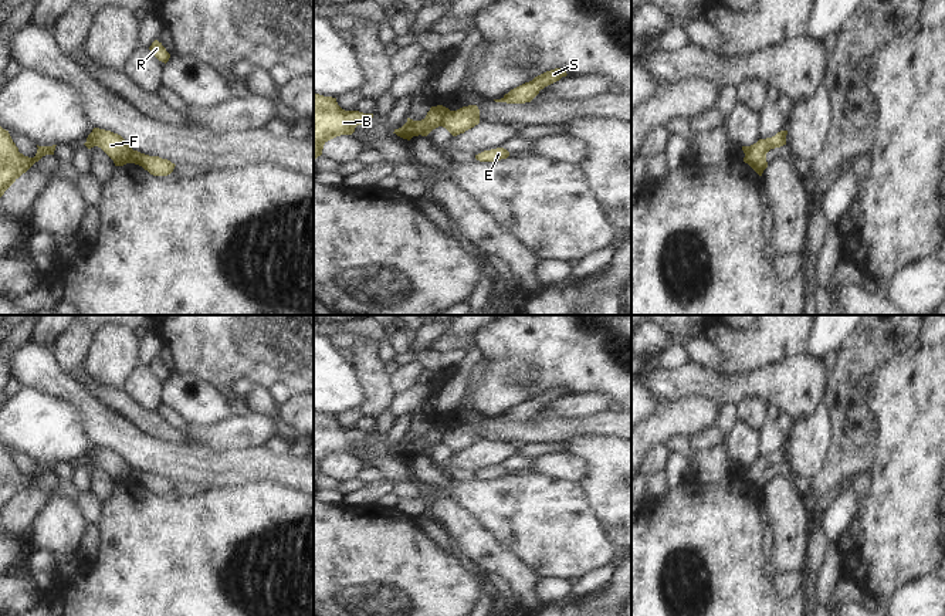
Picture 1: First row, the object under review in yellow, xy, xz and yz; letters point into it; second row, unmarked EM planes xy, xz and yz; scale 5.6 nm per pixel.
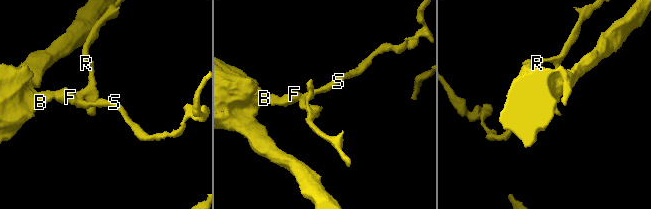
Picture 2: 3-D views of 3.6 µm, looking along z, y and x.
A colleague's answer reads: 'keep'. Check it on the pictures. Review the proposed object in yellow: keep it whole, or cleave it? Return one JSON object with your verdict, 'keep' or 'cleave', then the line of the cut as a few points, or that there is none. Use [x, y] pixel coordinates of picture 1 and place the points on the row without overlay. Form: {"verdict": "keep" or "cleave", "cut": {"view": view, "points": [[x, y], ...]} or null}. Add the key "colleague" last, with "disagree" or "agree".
{"verdict": "cleave", "cut": {"view": "xz", "points": [[449, 427], [440, 443]]}, "colleague": "disagree"}

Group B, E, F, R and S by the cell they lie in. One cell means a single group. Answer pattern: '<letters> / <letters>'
B F / E R S

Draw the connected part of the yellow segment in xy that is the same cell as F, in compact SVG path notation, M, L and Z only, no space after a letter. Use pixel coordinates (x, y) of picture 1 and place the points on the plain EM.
M94 446L84 463L88 467L101 466L114 478L115 484L132 481L132 464L121 453L111 449Z

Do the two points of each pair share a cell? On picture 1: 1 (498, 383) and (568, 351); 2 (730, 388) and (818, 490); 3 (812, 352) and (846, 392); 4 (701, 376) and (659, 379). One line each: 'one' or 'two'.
1: one
2: two
3: two
4: one

